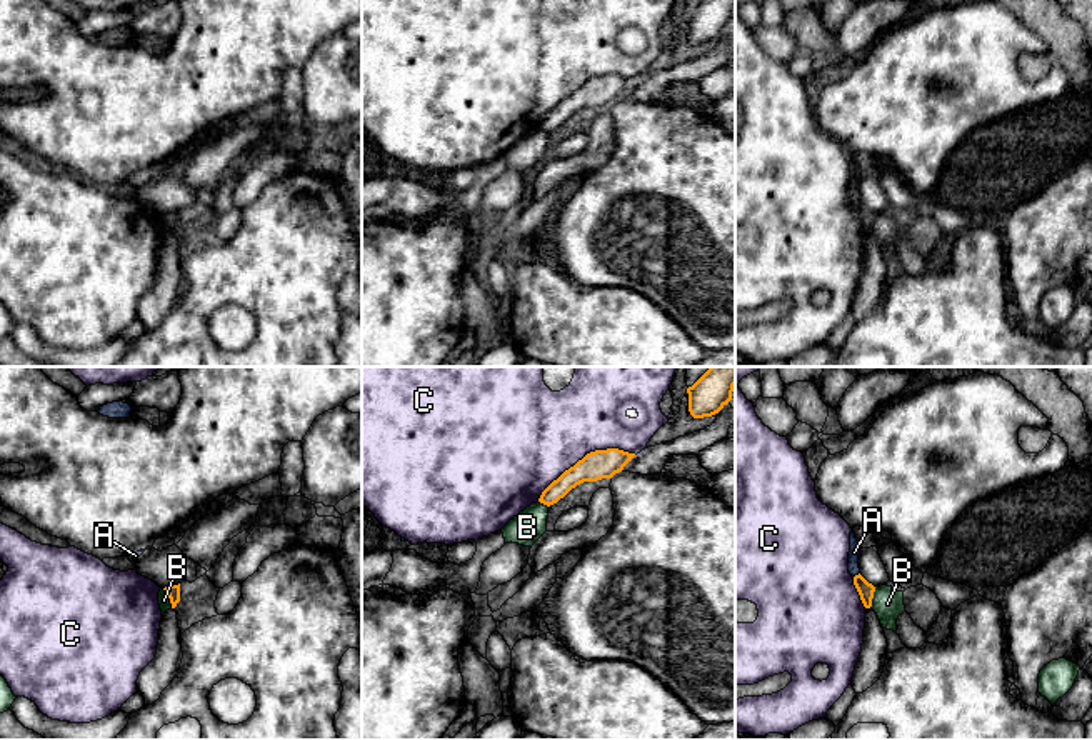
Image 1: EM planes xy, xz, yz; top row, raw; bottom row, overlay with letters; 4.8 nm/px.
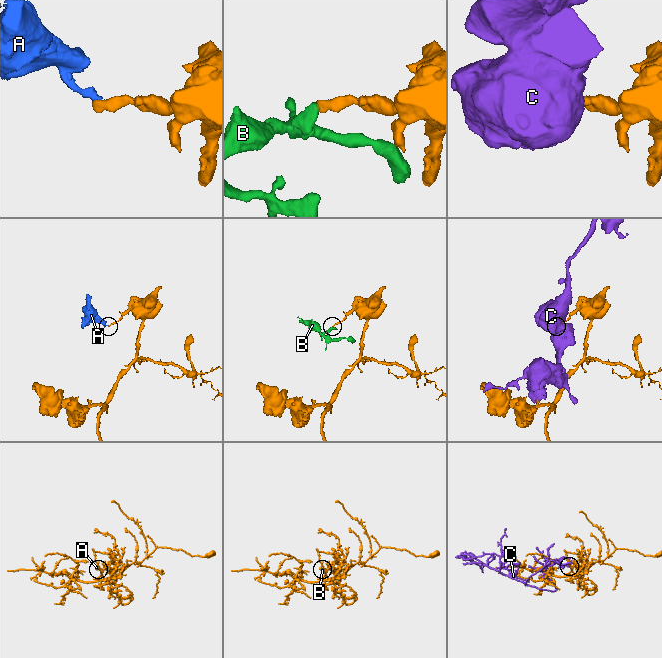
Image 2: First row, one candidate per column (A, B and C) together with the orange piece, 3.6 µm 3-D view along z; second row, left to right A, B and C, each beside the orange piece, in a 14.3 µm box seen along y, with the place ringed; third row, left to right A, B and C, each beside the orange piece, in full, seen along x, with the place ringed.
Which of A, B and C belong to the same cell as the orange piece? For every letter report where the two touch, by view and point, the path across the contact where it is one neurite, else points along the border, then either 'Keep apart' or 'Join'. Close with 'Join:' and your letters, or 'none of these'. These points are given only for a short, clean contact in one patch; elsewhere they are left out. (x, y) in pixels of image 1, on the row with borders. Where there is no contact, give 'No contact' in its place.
A: Touches orange at yz (856, 575). Boundary: yz (859, 572), (854, 577). Keep apart
B: Touches orange at yz (872, 597). Boundary: yz (876, 587), (869, 607). Keep apart
C: Touches orange at xz (586, 455). Keep apart
Join: none of these

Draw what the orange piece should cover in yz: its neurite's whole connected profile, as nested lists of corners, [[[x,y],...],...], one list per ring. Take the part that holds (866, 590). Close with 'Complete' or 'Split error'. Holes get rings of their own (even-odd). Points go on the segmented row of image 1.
[[[860,573],[854,577],[854,585],[860,595],[864,607],[870,608],[875,587],[872,583],[869,583]]]. Complete

